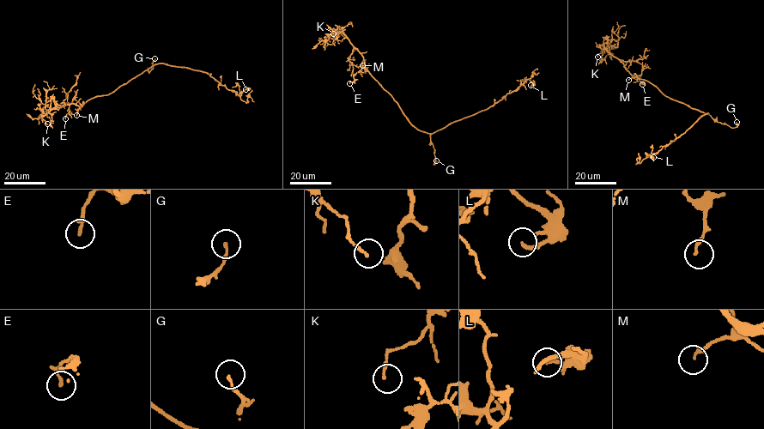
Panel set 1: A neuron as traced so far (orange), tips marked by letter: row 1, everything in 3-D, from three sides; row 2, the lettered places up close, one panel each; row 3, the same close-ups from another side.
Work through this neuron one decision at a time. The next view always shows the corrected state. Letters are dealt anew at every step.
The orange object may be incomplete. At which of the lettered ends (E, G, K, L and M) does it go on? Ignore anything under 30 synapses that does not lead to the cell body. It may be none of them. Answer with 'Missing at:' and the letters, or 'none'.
Missing at: none

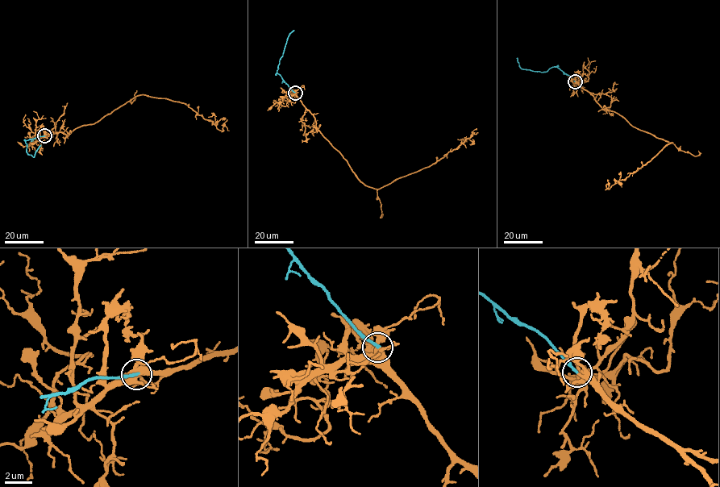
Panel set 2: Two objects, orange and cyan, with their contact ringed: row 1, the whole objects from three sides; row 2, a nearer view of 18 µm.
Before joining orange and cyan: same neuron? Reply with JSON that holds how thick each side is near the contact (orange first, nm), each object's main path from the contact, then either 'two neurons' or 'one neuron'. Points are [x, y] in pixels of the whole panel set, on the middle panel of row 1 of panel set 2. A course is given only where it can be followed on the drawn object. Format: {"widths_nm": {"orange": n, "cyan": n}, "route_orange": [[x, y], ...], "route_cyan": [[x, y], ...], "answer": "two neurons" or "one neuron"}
{"widths_nm": {"orange": 240, "cyan": 200}, "route_orange": [[295, 93], [314, 119], [317, 128], [357, 178], [378, 189], [430, 165], [469, 138], [476, 128]], "route_cyan": [[295, 93], [276, 70], [288, 36], [293, 30]], "answer": "one neuron"}

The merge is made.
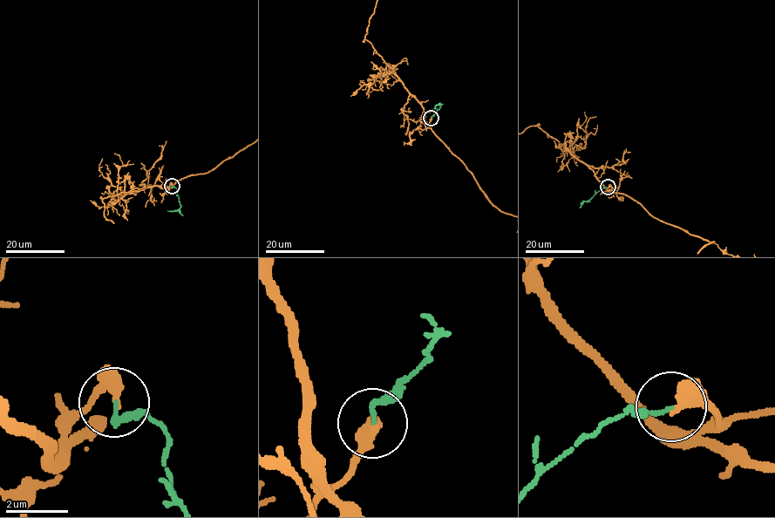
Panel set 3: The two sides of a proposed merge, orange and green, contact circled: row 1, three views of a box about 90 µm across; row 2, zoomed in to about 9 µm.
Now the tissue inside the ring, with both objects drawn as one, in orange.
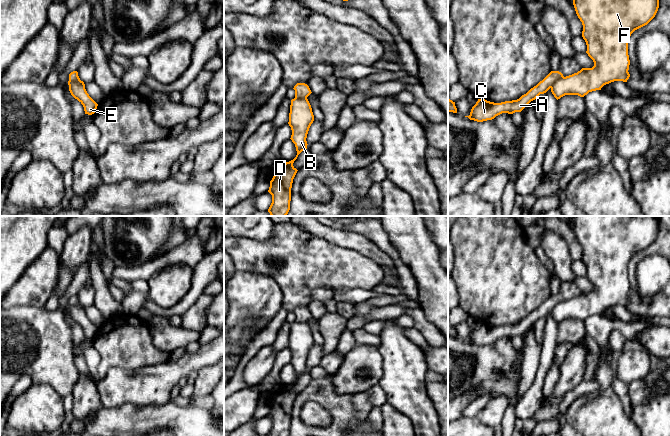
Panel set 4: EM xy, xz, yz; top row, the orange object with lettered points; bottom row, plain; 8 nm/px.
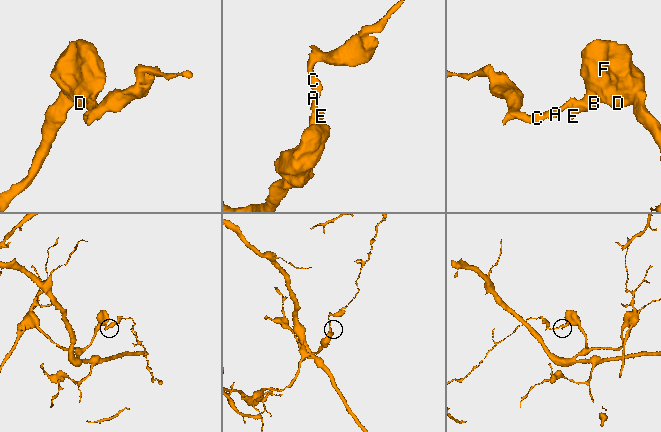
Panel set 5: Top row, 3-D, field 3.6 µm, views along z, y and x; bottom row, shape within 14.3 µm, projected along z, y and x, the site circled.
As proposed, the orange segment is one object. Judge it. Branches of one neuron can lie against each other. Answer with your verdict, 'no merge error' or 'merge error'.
merge error

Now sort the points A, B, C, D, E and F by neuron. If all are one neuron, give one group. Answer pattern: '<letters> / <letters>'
A C / B D E F

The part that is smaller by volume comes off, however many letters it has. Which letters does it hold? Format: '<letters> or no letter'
A, C

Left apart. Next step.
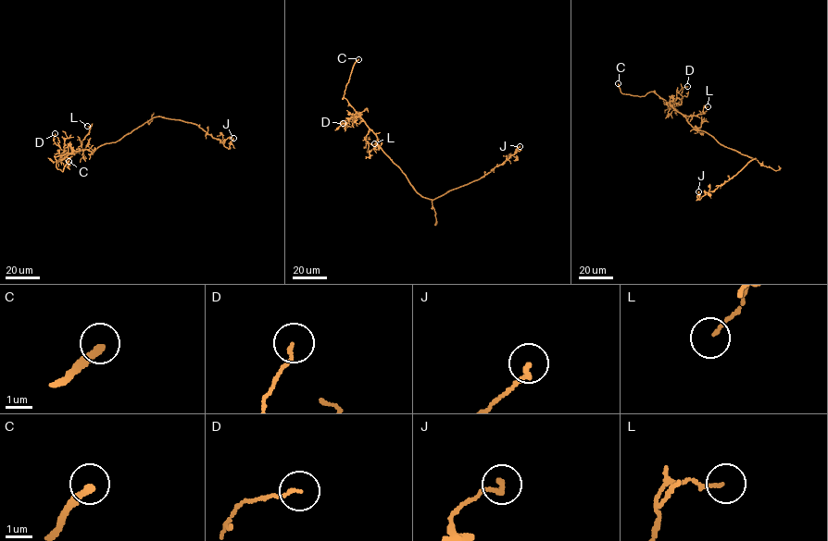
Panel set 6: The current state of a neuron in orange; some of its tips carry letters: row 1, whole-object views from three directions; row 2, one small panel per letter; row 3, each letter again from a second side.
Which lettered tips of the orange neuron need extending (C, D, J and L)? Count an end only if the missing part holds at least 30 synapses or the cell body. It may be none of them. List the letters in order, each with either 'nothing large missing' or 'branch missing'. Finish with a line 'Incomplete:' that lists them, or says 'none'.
C: branch missing
D: nothing large missing
J: nothing large missing
L: nothing large missing
Incomplete: C

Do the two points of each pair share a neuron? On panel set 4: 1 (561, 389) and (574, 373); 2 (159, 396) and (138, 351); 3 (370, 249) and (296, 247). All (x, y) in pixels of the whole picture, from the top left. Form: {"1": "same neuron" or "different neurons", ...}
{"1": "same neuron", "2": "different neurons", "3": "different neurons"}

